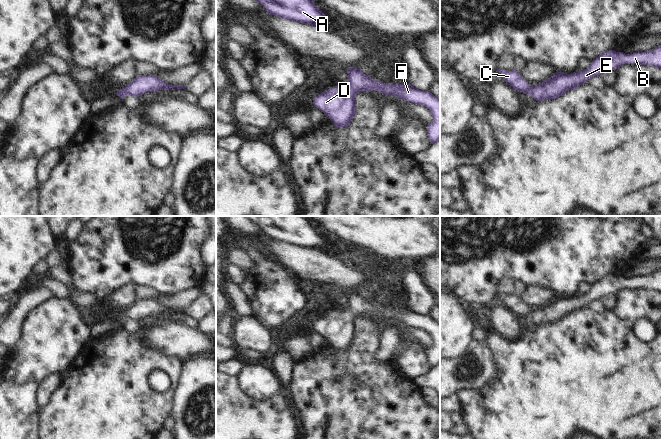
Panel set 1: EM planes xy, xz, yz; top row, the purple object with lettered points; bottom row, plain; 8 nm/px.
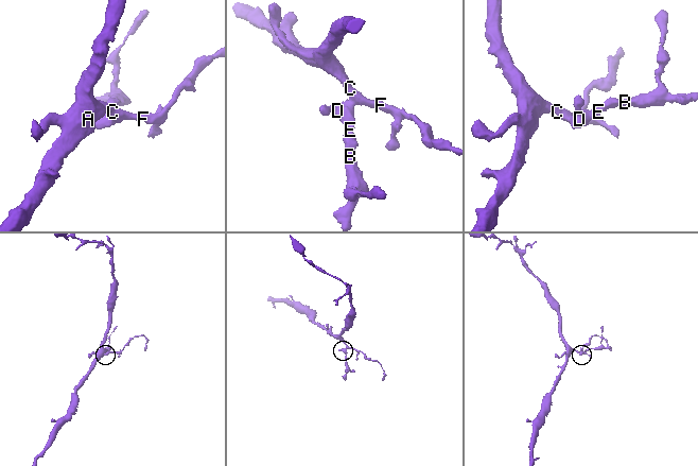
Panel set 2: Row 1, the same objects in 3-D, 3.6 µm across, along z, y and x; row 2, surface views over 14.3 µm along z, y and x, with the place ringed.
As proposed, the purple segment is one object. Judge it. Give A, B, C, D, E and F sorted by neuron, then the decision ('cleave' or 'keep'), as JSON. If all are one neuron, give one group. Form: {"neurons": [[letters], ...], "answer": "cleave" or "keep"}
{"neurons": [["A", "B", "C", "D", "E", "F"]], "answer": "keep"}

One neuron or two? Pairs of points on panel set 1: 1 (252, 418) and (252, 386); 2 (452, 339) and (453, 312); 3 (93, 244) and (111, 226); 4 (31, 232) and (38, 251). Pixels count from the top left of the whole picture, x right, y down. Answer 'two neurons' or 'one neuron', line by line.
1: two neurons
2: one neuron
3: one neuron
4: one neuron

